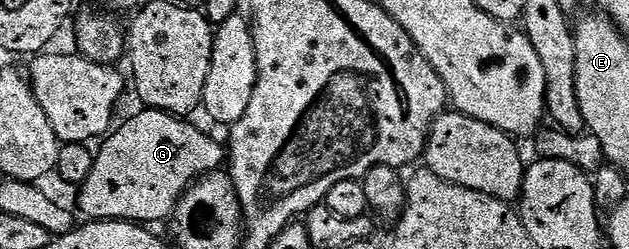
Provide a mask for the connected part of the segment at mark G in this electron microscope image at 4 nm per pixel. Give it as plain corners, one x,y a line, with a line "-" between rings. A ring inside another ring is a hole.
143,108
142,113
130,117
122,126
119,124
101,142
94,153
92,171
88,179
77,190
78,209
87,222
91,221
132,221
151,223
150,221
169,222
178,201
190,190
190,186
209,173
217,173
223,168
228,153
214,137
209,137
202,129
197,129
190,119
165,113
159,109

